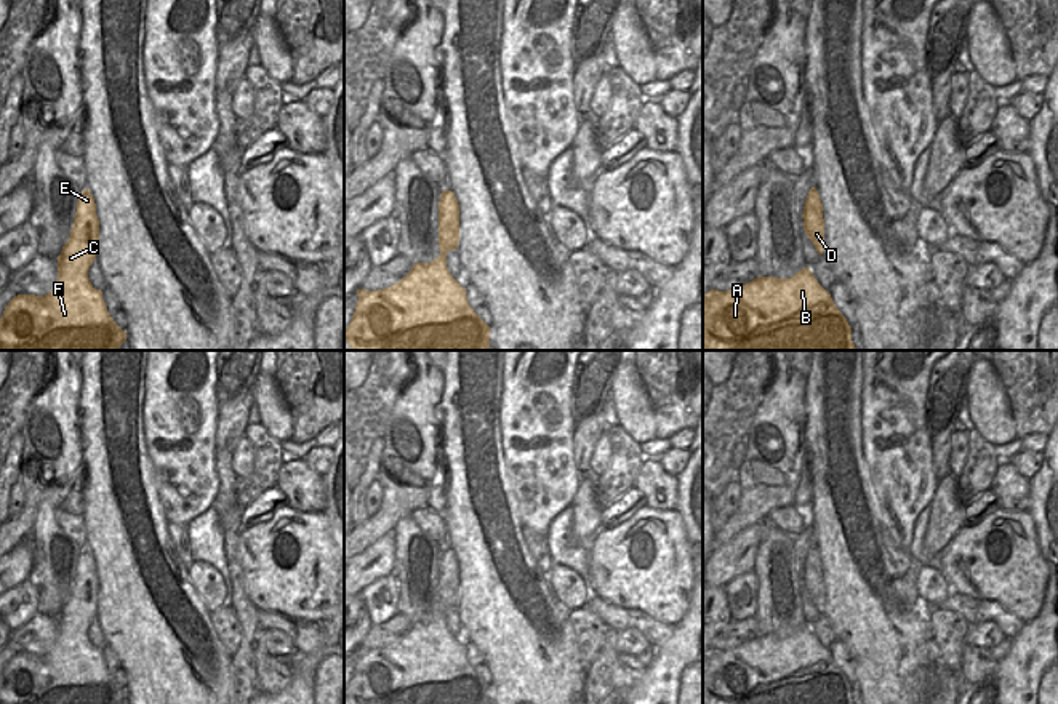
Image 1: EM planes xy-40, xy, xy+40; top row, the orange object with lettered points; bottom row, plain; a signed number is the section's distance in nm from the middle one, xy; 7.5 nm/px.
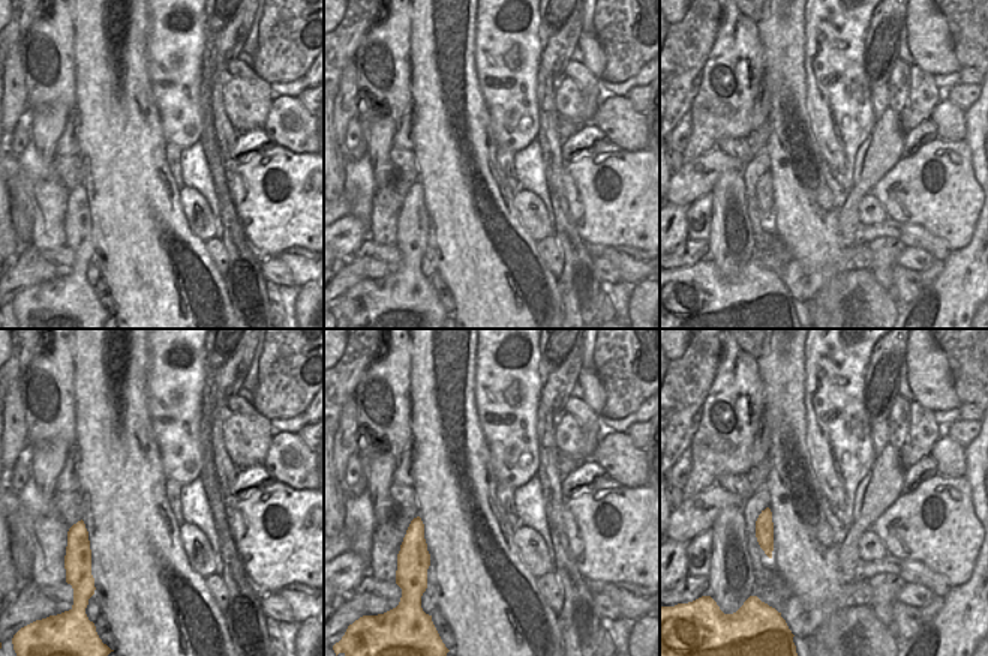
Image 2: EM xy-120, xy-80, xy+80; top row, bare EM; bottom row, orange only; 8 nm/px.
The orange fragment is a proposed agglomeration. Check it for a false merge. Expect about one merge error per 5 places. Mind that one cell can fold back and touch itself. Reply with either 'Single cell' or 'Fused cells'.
Single cell

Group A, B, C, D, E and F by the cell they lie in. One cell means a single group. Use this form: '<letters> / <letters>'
A B C D E F

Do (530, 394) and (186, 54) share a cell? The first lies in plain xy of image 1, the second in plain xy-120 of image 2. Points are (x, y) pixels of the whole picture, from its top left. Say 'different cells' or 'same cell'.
same cell

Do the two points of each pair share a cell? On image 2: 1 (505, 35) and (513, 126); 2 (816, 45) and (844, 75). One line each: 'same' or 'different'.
1: same
2: same

